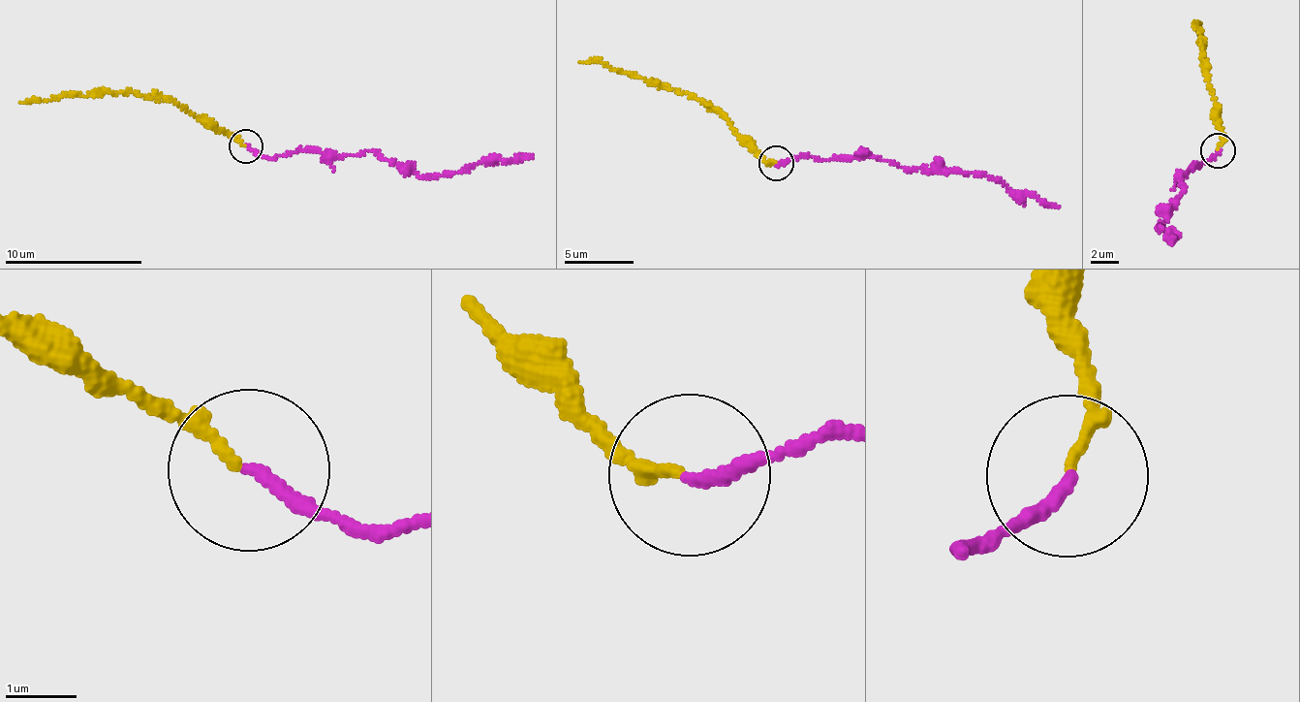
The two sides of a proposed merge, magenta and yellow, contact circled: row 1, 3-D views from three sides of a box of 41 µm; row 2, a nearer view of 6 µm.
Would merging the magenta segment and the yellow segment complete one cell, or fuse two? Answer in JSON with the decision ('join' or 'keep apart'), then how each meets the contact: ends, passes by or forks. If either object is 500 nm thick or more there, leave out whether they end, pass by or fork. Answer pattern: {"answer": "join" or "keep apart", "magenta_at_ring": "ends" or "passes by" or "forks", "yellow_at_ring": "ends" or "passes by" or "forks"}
{"answer": "keep apart", "magenta_at_ring": "ends", "yellow_at_ring": "ends"}

